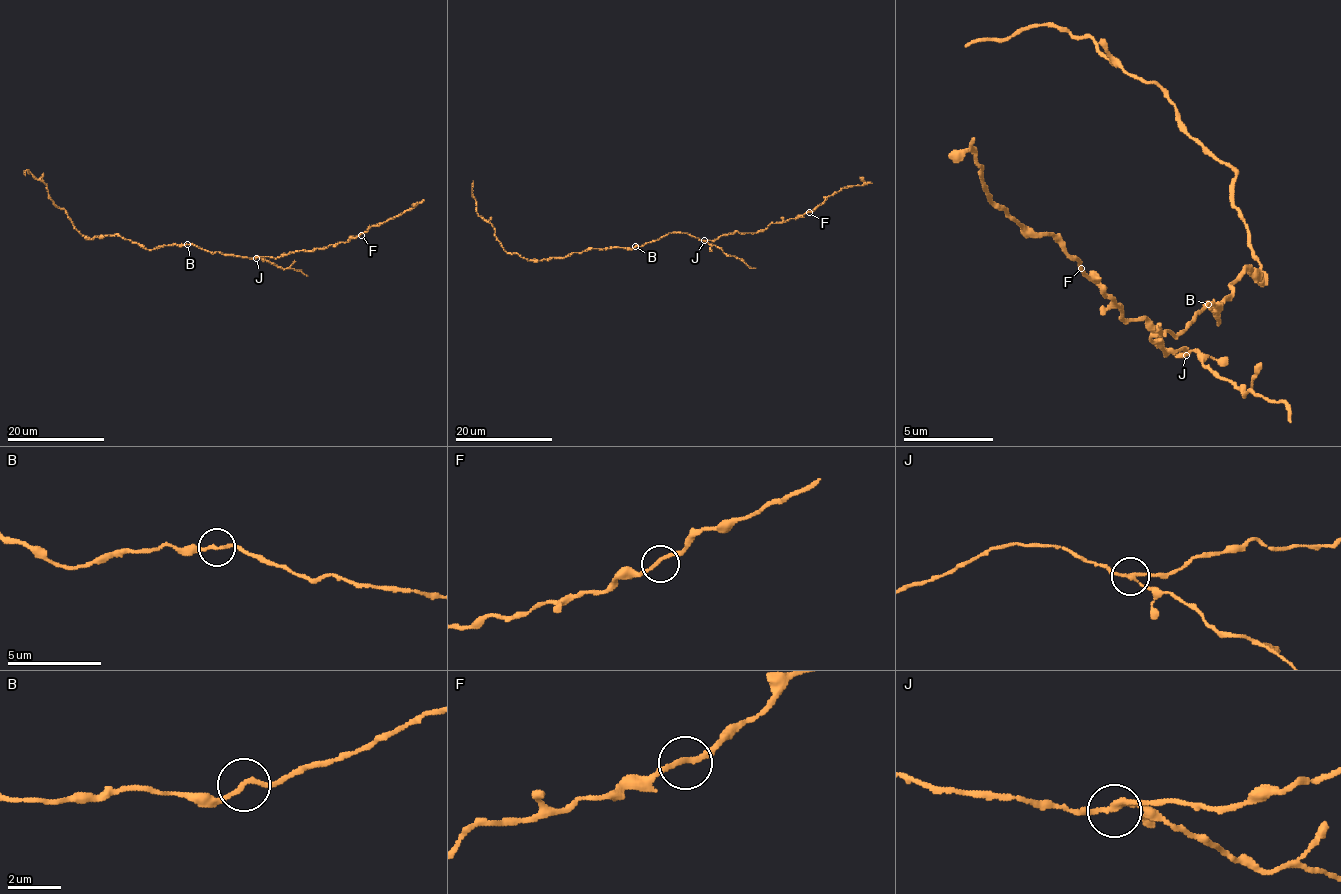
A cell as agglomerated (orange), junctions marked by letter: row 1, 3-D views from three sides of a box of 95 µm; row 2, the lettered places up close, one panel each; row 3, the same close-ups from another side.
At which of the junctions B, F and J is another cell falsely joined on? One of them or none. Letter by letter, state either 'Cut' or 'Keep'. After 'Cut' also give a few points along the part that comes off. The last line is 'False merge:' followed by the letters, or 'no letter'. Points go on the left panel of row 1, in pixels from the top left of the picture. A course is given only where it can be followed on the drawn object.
B: Keep
F: Keep
J: Cut. Course of the part to remove: (257, 258), (283, 269), (299, 270), (307, 276)
False merge: J

